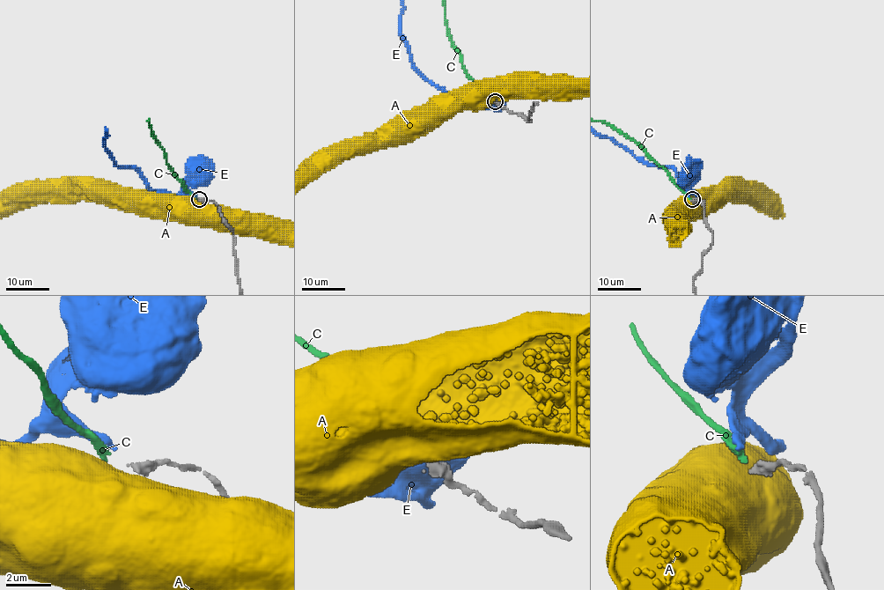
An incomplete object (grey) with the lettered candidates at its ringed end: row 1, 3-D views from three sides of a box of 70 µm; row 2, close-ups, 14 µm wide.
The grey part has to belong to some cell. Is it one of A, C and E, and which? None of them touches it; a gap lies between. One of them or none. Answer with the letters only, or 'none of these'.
C

